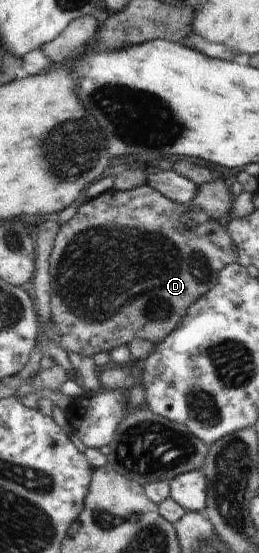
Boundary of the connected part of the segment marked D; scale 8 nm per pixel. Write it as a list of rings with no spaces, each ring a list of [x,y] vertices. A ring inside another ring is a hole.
[[[148,184],[135,187],[128,191],[118,191],[110,189],[100,194],[96,199],[90,198],[78,213],[69,221],[60,226],[58,234],[55,236],[54,247],[48,258],[50,272],[51,289],[51,323],[57,334],[57,345],[66,353],[75,351],[84,357],[92,357],[101,351],[110,352],[116,346],[130,343],[134,338],[148,339],[150,343],[159,344],[171,331],[180,325],[182,318],[186,315],[189,305],[192,305],[198,298],[206,295],[219,280],[219,271],[228,264],[236,264],[239,258],[237,247],[232,241],[230,234],[222,228],[219,222],[209,219],[197,227],[189,227],[182,222],[182,215],[189,206],[172,201],[158,190]],[[150,293],[150,309],[146,309],[146,295]]]

